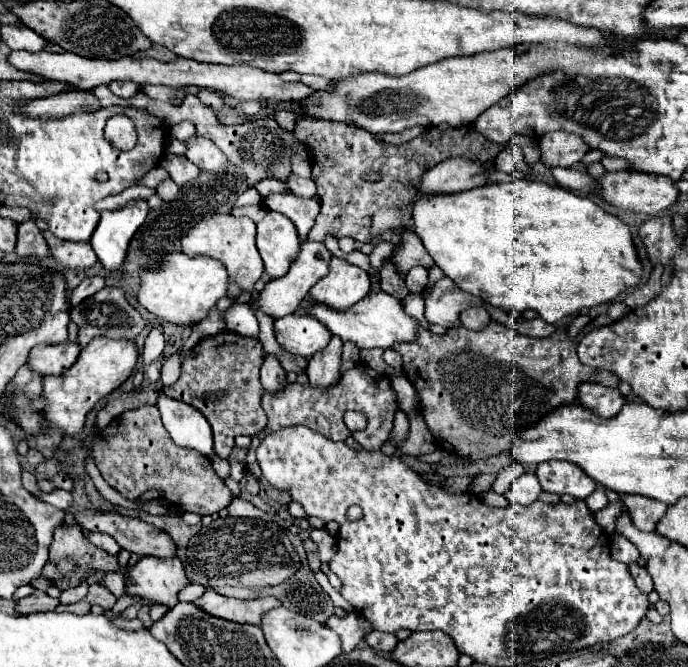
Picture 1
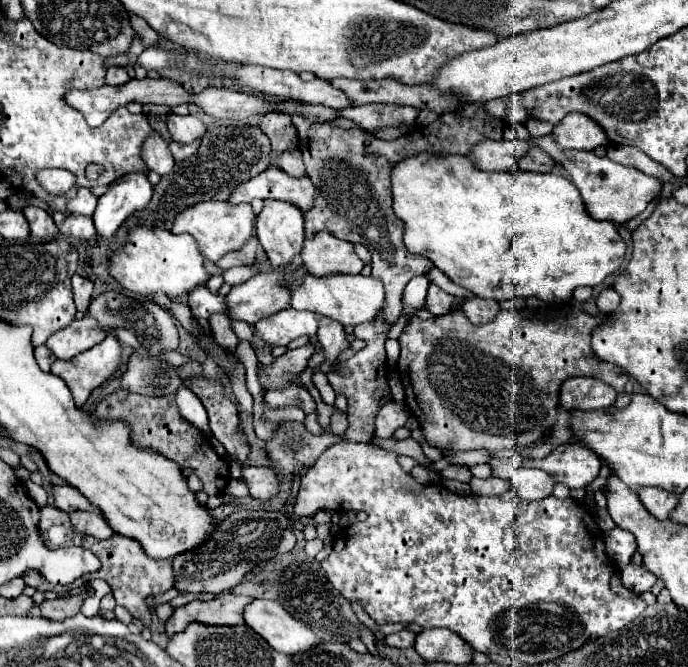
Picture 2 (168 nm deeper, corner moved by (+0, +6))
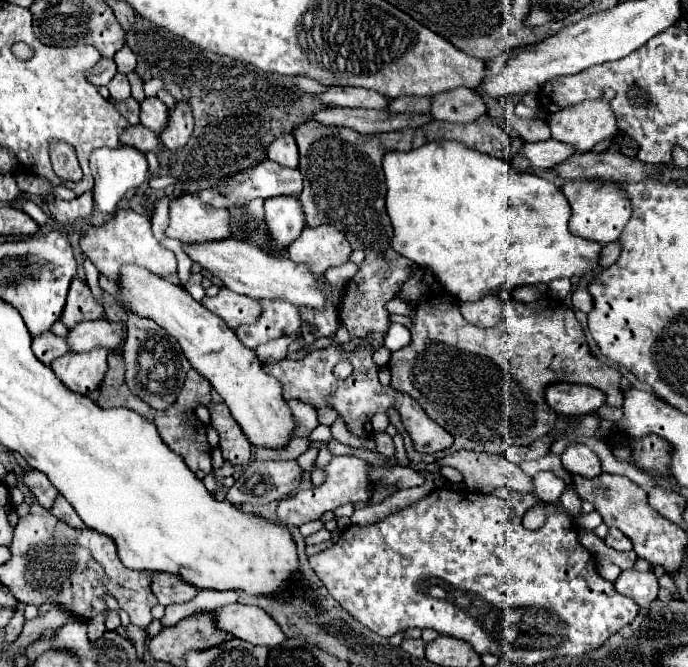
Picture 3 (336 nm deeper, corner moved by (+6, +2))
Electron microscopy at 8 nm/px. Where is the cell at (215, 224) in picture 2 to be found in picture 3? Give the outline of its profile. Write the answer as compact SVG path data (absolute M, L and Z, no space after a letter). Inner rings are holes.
M182 195L170 201L170 223L166 235L182 243L220 241L230 237L230 217L226 209L208 207L196 195Z

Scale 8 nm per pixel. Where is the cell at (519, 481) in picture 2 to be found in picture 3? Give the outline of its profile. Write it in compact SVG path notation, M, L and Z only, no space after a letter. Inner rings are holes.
M538 473L534 477L534 489L536 489L536 497L546 501L546 503L556 503L560 499L560 495L564 493L568 485L564 483L564 479L556 477L554 473Z

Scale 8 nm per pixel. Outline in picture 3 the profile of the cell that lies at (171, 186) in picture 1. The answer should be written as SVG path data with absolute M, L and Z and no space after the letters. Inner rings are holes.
M128 125L128 127L122 131L120 141L122 141L124 145L136 147L136 149L142 151L142 153L148 153L148 151L158 153L158 151L160 151L160 143L158 143L156 133L148 131L144 125Z

